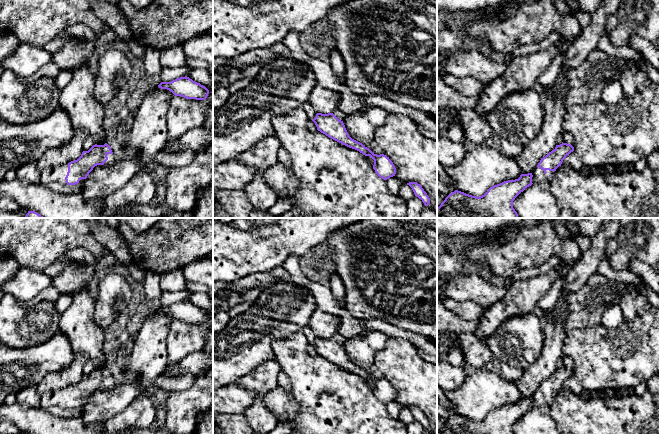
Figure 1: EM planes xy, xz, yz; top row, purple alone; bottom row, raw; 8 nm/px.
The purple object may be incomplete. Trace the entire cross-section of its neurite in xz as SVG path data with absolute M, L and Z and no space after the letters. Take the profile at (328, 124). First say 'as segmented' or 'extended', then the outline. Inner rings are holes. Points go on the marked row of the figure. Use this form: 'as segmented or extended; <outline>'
as segmented; M317 113L312 121L315 123L317 130L329 138L349 148L355 149L365 156L370 156L374 160L373 169L380 178L387 180L390 177L395 176L396 168L389 157L384 154L374 154L362 143L352 139L349 136L343 121L339 120L333 113Z

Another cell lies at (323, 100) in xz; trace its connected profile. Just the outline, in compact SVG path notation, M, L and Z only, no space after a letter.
M318 83L309 97L311 106L317 113L328 114L338 108L341 97L338 92L326 89Z

